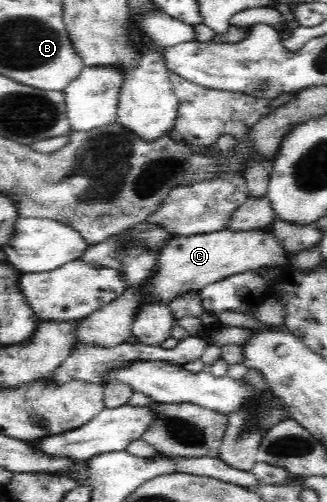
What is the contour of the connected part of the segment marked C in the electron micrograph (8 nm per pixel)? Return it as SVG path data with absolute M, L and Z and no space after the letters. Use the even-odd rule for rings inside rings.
M265 230L248 234L218 231L180 236L166 247L162 256L156 260L151 273L142 280L142 283L126 285L122 295L91 311L90 315L75 325L74 339L71 343L72 354L74 351L86 350L90 347L114 349L126 345L134 338L134 323L138 321L138 317L146 307L158 304L169 309L178 297L201 294L210 283L217 283L230 275L250 269L258 270L262 265L278 265L278 263L289 263L289 257L280 248L274 235L268 234Z

